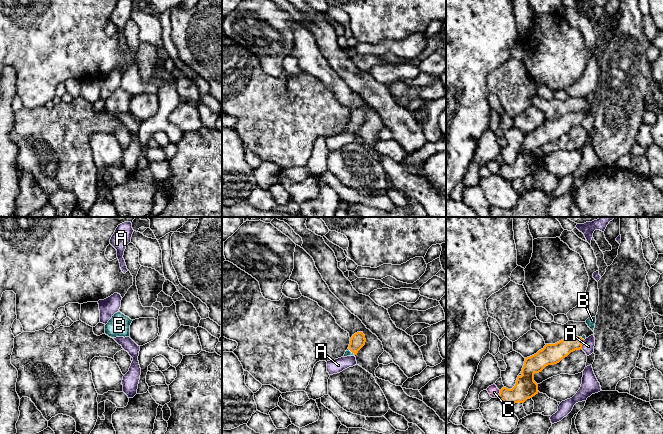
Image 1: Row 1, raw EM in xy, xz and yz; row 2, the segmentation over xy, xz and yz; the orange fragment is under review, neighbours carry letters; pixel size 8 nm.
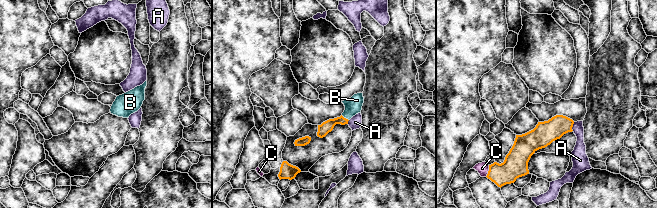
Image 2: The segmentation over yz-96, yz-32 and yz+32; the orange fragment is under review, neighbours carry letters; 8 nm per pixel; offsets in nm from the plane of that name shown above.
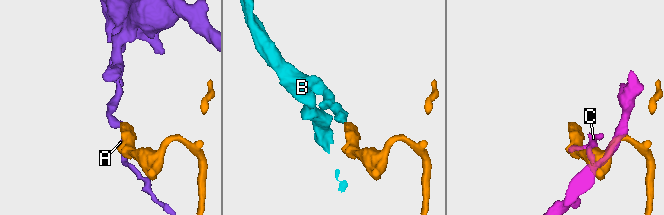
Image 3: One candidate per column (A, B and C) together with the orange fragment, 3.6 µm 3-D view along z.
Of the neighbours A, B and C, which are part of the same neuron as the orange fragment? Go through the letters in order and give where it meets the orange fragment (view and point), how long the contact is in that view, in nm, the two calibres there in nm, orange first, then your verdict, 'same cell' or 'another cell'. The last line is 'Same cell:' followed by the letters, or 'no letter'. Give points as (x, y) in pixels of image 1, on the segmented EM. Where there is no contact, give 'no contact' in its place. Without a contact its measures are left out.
A: contact yz (582, 344); length 80 nm; calibres 160 and 100 nm; another cell
B: contact xz (350, 350); length 90 nm; calibres 120 and 50 nm; same cell
C: contact yz (499, 394); length 70 nm; calibres 180 and 80 nm; another cell
Same cell: B

